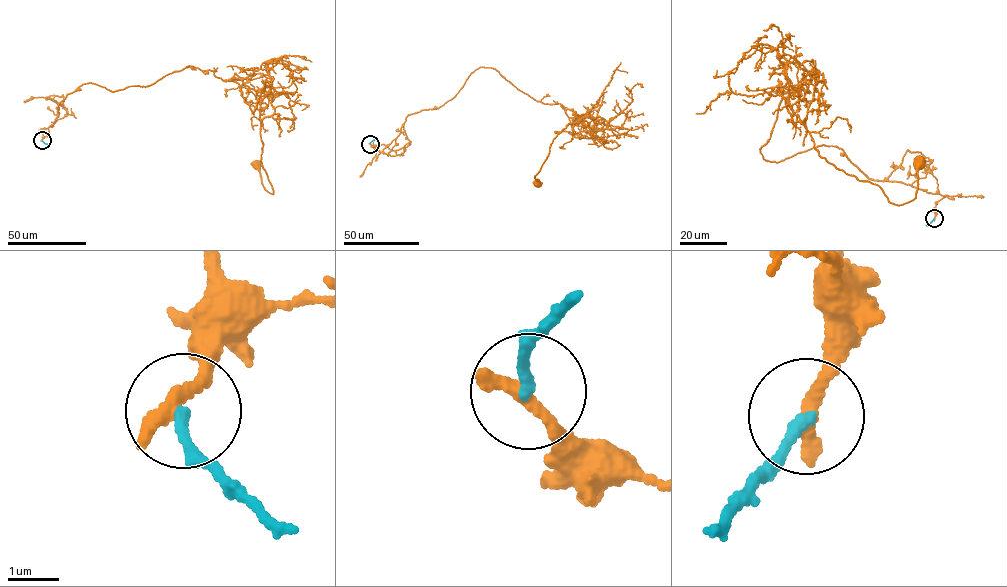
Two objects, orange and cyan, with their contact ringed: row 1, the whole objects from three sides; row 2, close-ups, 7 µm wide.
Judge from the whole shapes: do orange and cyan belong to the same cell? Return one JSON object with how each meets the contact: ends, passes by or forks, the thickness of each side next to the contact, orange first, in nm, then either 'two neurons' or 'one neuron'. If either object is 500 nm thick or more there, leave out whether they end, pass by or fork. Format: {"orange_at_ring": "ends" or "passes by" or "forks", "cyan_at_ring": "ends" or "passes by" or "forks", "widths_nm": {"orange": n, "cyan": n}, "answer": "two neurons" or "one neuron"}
{"orange_at_ring": "ends", "cyan_at_ring": "ends", "widths_nm": {"orange": 360, "cyan": 220}, "answer": "two neurons"}

